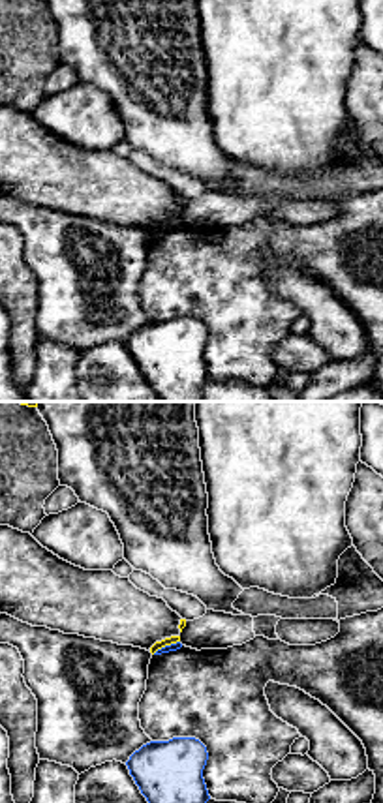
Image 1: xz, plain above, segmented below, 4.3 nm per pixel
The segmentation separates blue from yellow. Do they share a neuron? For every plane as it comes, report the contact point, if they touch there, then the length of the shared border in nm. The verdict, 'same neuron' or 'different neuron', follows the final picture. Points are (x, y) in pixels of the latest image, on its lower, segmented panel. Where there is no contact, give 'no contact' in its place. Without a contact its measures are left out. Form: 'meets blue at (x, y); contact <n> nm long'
meets blue at (166, 646); contact 130 nm long

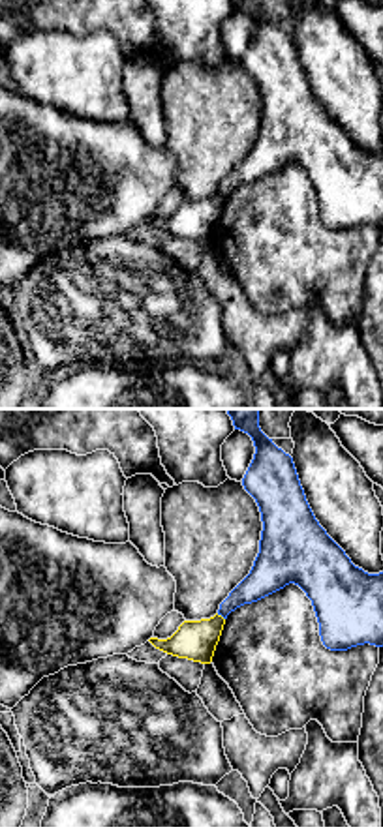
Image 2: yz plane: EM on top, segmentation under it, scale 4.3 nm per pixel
meets blue at (220, 614); contact 50 nm long

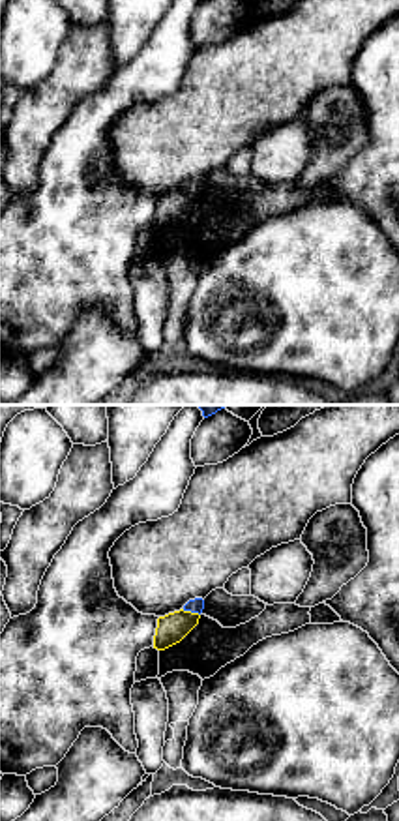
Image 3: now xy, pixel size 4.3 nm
meets blue at (192, 612); contact 80 nm long

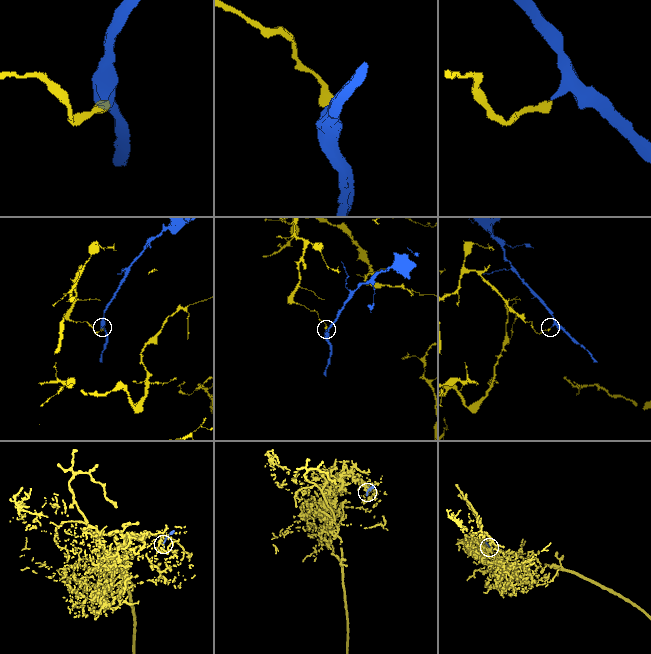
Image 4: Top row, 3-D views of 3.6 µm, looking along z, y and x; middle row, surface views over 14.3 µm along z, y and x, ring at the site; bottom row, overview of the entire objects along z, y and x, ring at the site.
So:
different neuron

